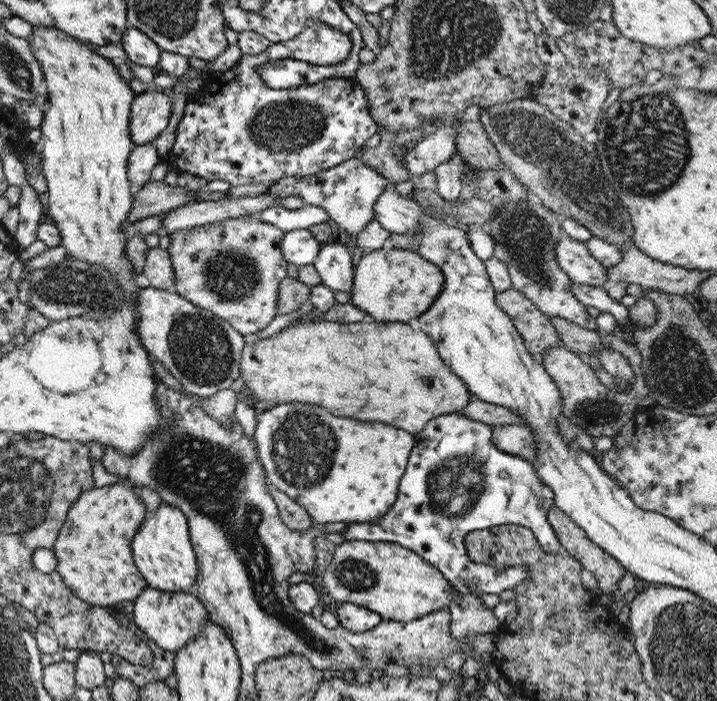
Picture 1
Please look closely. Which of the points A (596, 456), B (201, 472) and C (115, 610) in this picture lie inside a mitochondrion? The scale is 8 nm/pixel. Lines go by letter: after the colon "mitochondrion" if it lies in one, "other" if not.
A: other
B: mitochondrion
C: other

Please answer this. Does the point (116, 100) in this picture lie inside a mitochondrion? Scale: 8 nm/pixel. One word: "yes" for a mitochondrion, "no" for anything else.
no

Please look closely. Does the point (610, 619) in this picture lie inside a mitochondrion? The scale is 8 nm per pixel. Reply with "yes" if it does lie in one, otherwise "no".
no

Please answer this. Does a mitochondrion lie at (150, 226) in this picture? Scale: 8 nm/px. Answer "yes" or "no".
no

